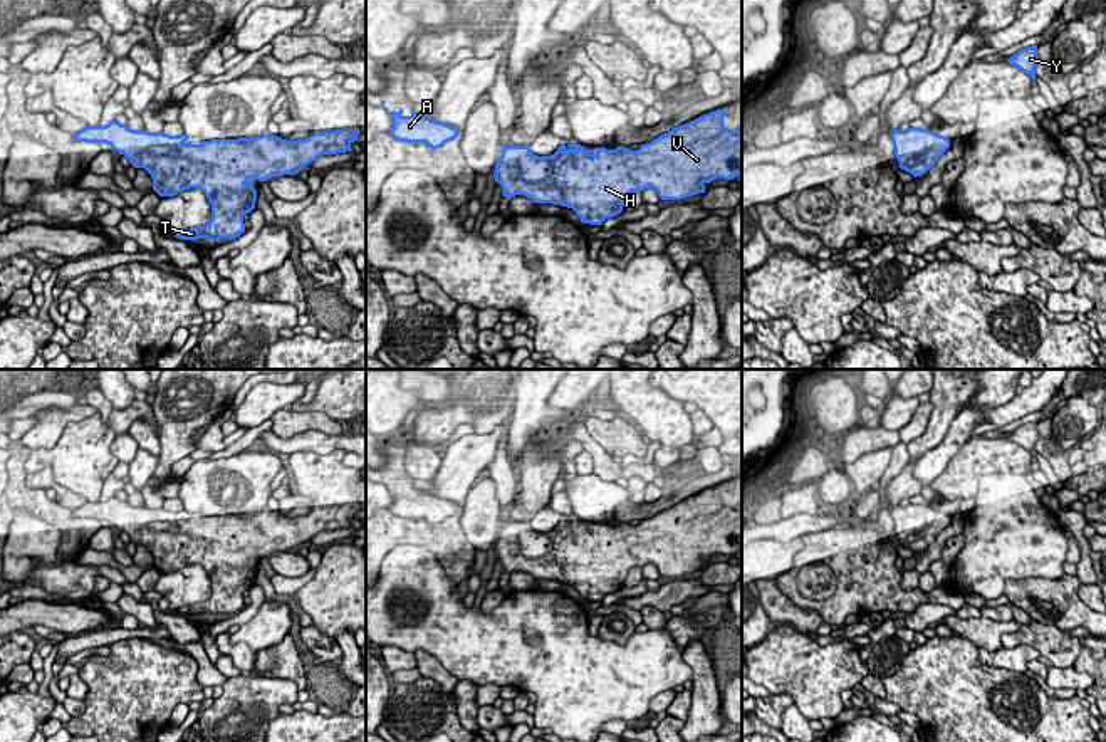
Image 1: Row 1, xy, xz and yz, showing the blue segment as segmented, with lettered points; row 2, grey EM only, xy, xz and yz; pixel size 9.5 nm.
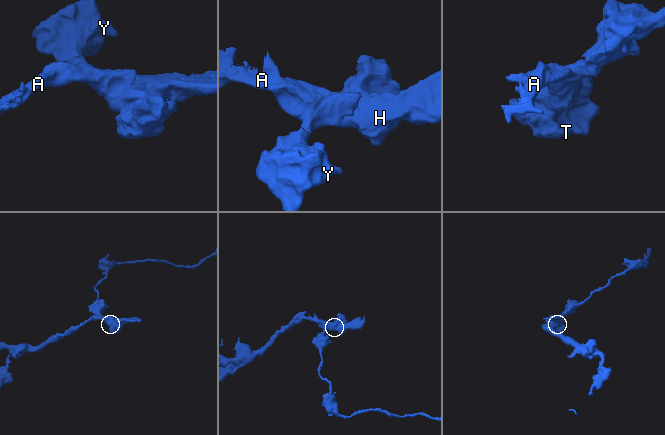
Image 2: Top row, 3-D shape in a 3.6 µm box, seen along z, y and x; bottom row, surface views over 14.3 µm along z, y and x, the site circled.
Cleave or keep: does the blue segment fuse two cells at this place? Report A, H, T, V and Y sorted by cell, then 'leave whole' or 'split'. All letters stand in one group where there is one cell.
groups A H T V Y; leave whole

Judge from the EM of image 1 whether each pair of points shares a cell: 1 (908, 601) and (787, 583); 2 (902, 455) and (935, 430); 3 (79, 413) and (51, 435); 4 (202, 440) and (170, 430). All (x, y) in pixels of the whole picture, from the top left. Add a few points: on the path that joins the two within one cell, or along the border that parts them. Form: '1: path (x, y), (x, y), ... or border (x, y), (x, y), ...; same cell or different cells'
1: path (876, 600), (814, 605); same cell
2: border (907, 445), (912, 459); different cells
3: path (71, 415), (56, 427); same cell
4: border (224, 412), (193, 435), (195, 447); different cells

